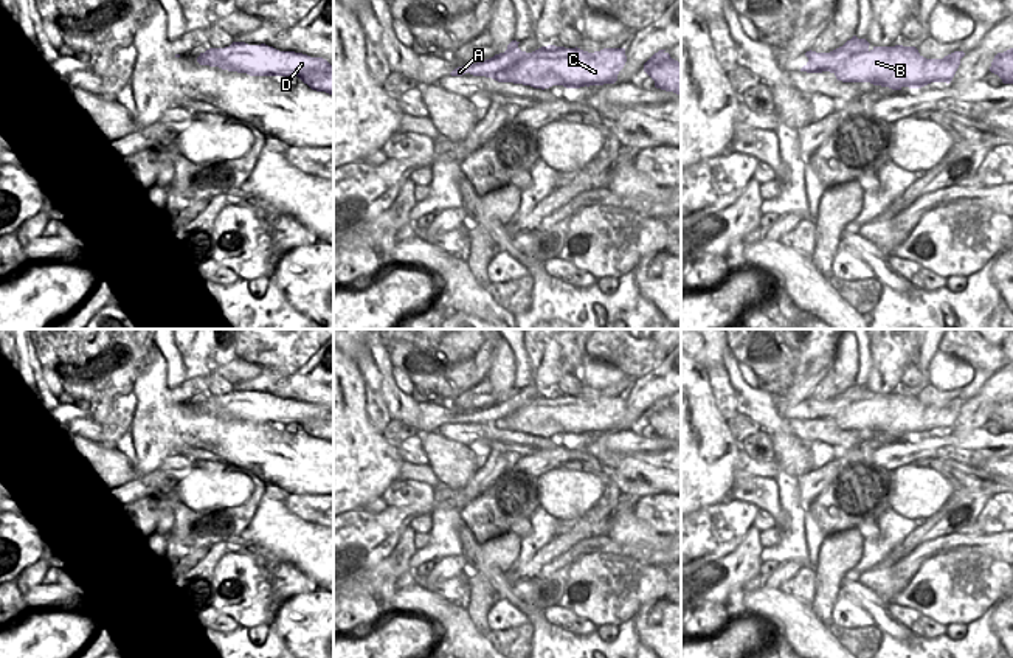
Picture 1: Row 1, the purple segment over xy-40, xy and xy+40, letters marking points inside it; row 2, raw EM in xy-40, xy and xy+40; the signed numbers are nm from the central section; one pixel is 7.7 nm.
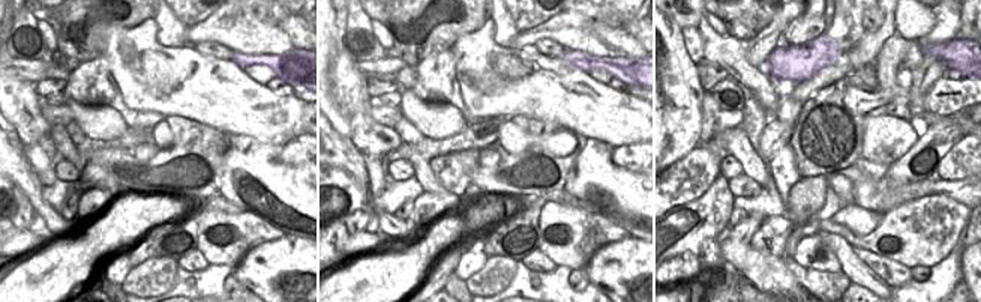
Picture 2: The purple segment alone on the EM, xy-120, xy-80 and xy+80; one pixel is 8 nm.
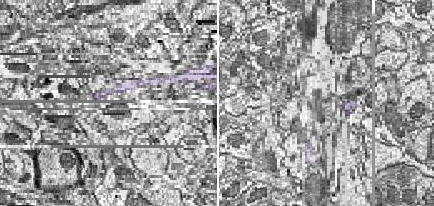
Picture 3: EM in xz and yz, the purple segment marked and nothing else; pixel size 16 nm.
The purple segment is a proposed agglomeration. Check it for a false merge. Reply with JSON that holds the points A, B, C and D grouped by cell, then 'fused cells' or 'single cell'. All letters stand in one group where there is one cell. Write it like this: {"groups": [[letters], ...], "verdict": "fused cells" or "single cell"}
{"groups": [["A"], ["B", "C", "D"]], "verdict": "fused cells"}

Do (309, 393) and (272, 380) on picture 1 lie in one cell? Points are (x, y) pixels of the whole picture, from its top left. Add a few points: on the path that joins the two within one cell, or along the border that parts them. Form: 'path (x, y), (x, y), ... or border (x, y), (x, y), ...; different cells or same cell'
path (300, 394), (290, 394), (281, 388); same cell

